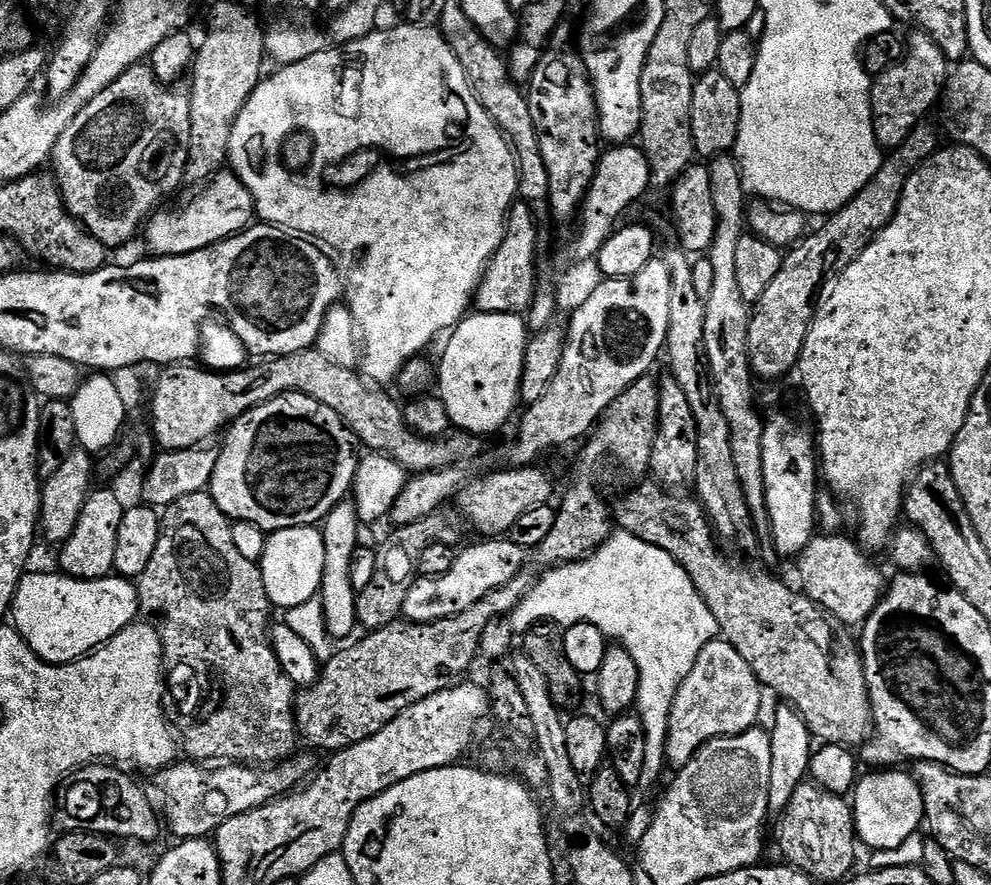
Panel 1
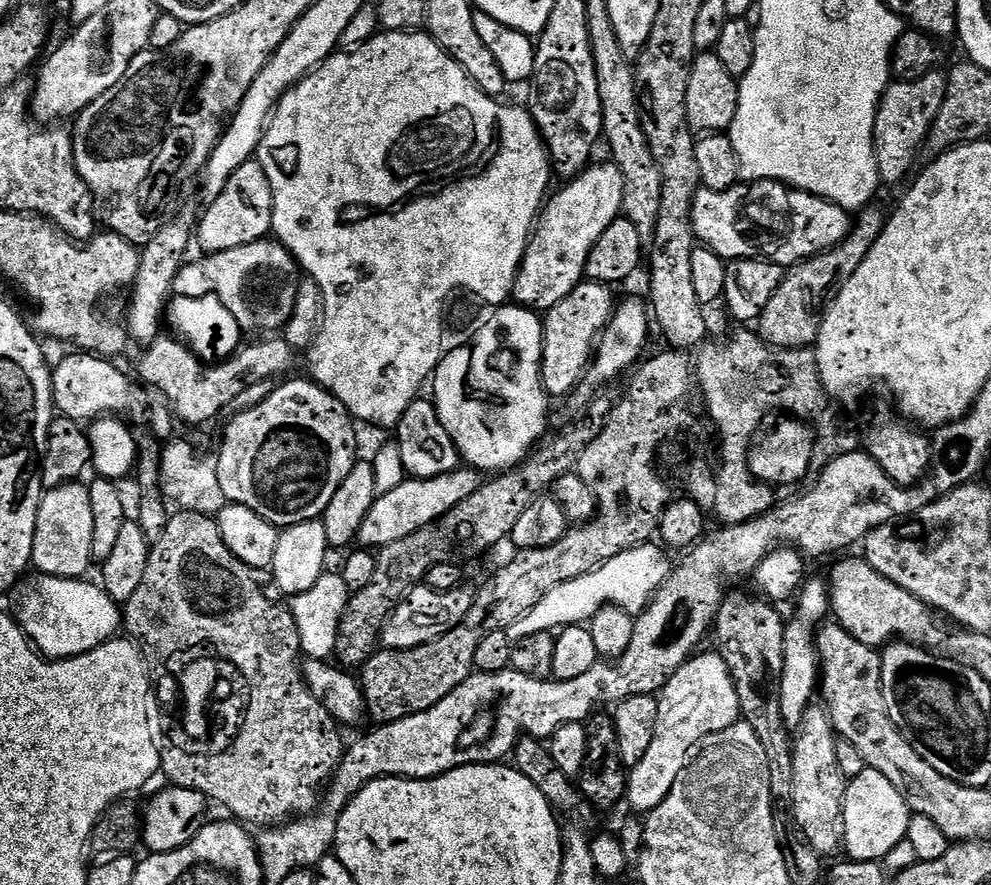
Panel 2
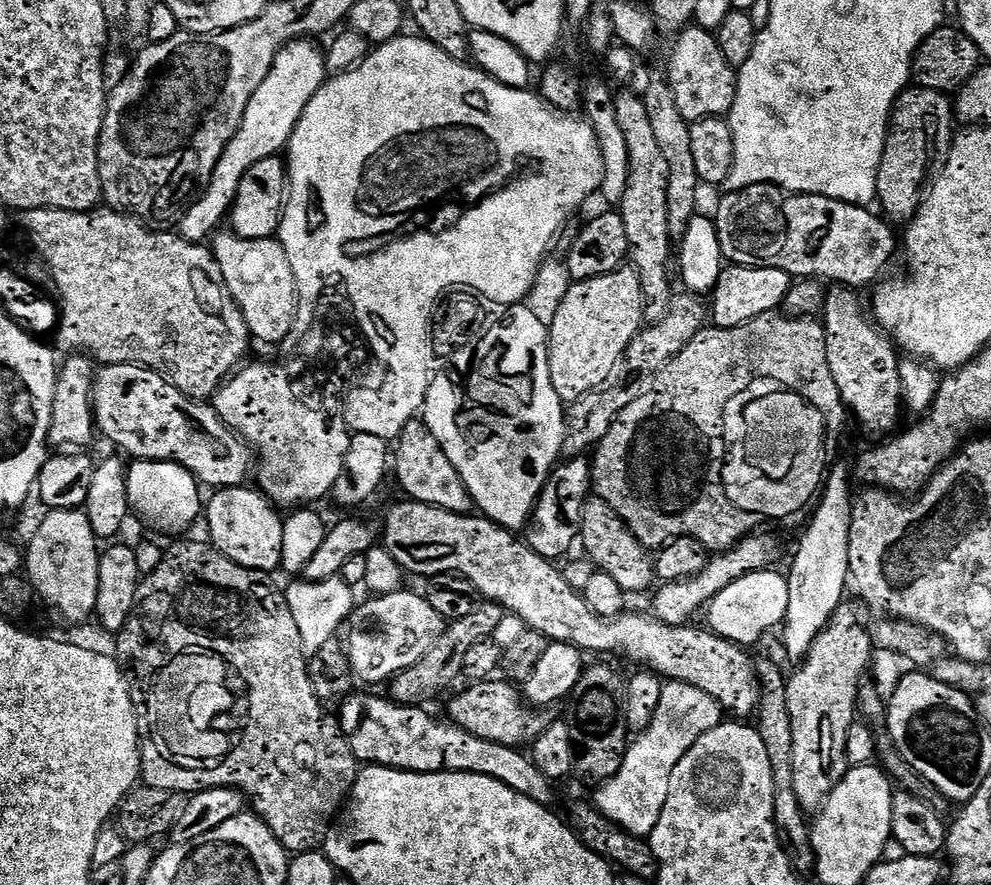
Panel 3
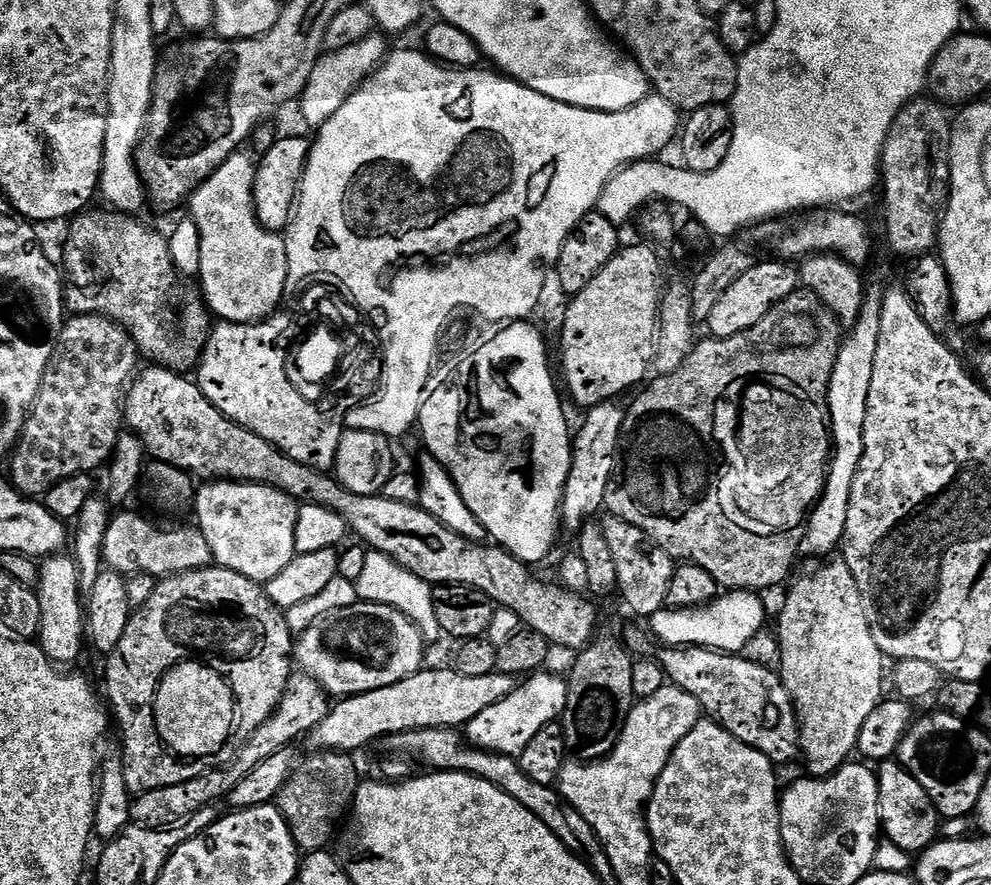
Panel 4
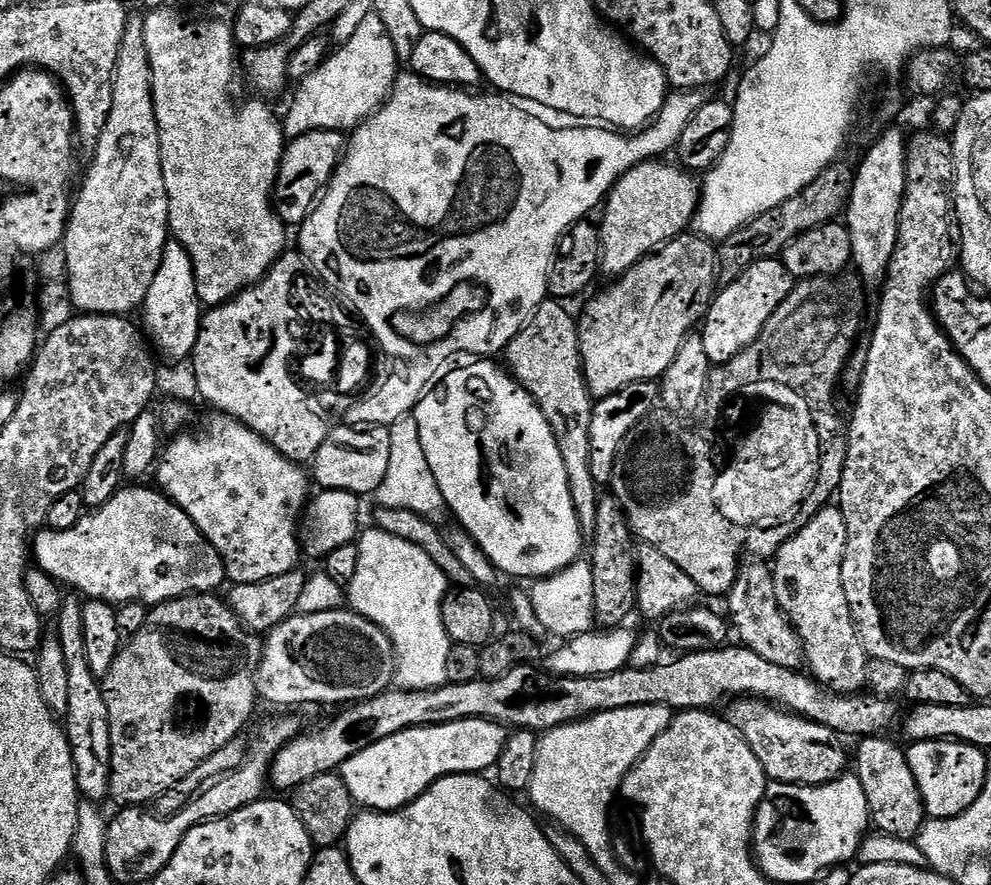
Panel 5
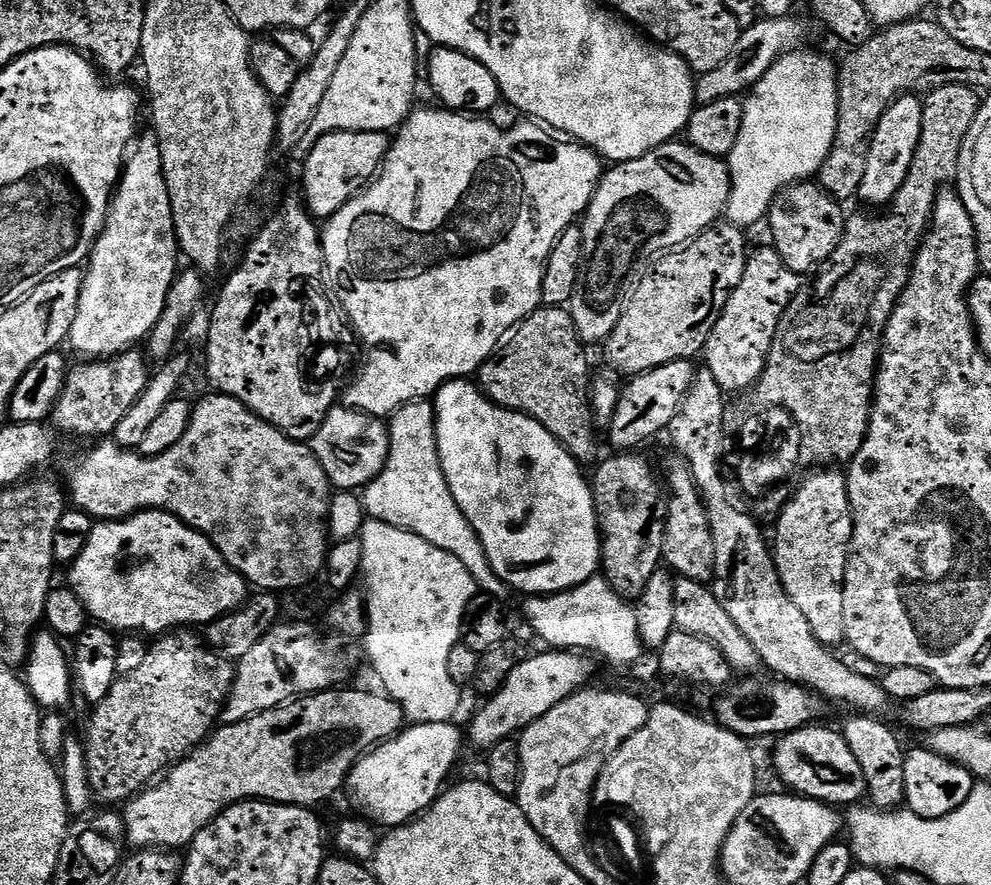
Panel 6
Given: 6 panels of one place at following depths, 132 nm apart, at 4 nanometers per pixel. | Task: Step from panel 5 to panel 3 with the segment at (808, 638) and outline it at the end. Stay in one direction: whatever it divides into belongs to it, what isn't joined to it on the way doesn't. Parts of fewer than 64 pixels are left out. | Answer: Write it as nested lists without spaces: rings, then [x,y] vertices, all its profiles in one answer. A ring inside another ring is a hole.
[[[841,604],[822,630],[822,634],[814,638],[807,656],[797,667],[801,668],[788,680],[790,726],[794,730],[794,794],[801,808],[808,814],[819,812],[822,805],[828,801],[829,794],[848,772],[850,765],[846,758],[846,734],[850,734],[850,726],[857,723],[862,681],[870,672],[872,638],[869,629],[860,625],[860,616],[850,604]]]

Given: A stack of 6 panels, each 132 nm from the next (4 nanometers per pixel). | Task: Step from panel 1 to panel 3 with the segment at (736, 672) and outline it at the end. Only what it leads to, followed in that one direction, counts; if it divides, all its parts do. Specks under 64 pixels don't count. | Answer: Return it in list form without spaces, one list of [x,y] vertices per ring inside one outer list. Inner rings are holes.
[[[665,683],[654,722],[629,743],[622,770],[595,789],[596,808],[632,836],[651,837],[654,826],[658,826],[662,806],[666,806],[666,794],[670,794],[670,774],[674,774],[674,766],[682,762],[686,750],[690,750],[704,732],[717,728],[721,722],[720,703],[710,698],[710,694],[689,684]]]

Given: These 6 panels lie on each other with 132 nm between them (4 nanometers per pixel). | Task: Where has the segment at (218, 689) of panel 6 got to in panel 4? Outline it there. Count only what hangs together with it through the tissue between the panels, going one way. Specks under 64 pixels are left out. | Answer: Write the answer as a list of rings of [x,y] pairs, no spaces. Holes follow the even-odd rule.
[[[209,566],[163,577],[145,604],[129,616],[126,634],[122,634],[122,642],[118,642],[115,652],[107,657],[108,665],[104,668],[107,703],[115,727],[116,724],[120,727],[120,744],[124,747],[122,759],[126,786],[133,794],[178,786],[198,775],[197,769],[191,768],[191,763],[181,762],[160,740],[155,726],[154,706],[155,694],[163,676],[180,661],[193,658],[207,664],[227,680],[235,696],[235,711],[238,713],[234,740],[241,745],[248,741],[254,730],[262,726],[262,722],[266,722],[266,718],[274,714],[284,697],[284,691],[288,689],[288,679],[294,674],[294,635],[287,625],[285,613],[268,597],[267,591],[256,581],[234,570]]]

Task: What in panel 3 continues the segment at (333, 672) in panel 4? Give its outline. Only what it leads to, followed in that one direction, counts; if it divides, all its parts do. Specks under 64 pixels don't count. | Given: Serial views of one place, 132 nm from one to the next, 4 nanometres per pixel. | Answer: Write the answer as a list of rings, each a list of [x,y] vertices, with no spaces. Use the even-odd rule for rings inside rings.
[[[401,590],[398,592],[386,592],[373,595],[368,599],[372,600],[366,601],[364,605],[361,603],[346,621],[346,631],[348,630],[348,640],[346,639],[348,660],[352,663],[352,673],[356,676],[357,681],[364,686],[372,686],[368,684],[380,684],[383,680],[384,683],[391,681],[392,677],[397,676],[402,670],[414,666],[425,654],[427,654],[430,650],[430,646],[434,646],[434,642],[438,642],[438,638],[443,634],[446,627],[446,621],[442,618],[442,614],[438,614],[438,610],[434,610],[434,606],[430,606],[430,602],[426,602],[419,591],[407,592],[407,590]]]

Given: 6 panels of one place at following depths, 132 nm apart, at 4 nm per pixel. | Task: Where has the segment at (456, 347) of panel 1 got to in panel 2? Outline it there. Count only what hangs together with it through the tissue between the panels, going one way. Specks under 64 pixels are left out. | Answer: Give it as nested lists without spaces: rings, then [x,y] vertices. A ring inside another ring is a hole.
[[[505,306],[498,308],[490,318],[490,322],[486,322],[486,326],[480,328],[476,339],[471,341],[470,347],[465,346],[454,350],[454,354],[447,356],[437,366],[434,373],[434,384],[436,380],[434,403],[438,418],[441,419],[442,426],[446,428],[446,433],[450,434],[450,438],[456,444],[465,465],[484,474],[511,470],[523,464],[533,449],[545,439],[544,431],[548,428],[550,397],[544,391],[540,373],[543,341],[544,326],[537,313],[533,312],[531,308]],[[508,379],[528,380],[528,404],[488,404],[488,400],[503,394]]]

